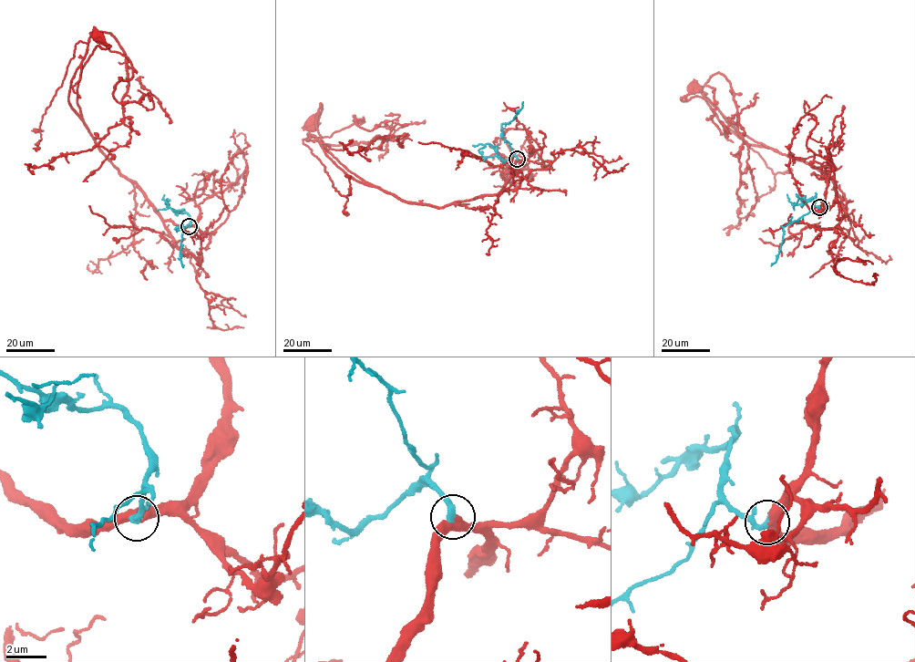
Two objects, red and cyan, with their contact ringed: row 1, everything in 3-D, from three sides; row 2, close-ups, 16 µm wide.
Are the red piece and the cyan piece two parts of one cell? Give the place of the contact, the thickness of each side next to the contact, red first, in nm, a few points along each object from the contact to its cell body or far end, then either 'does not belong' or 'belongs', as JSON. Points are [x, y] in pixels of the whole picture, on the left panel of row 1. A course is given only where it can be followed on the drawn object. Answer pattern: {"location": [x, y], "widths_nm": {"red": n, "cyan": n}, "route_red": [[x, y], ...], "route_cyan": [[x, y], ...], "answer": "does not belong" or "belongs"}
{"location": [189, 226], "widths_nm": {"red": 480, "cyan": 280}, "route_red": [[189, 227], [161, 219], [85, 126], [77, 88], [93, 50], [108, 47], [98, 35]], "route_cyan": [[189, 227], [190, 222], [183, 228], [176, 229], [182, 232], [179, 256], [183, 267]], "answer": "belongs"}

